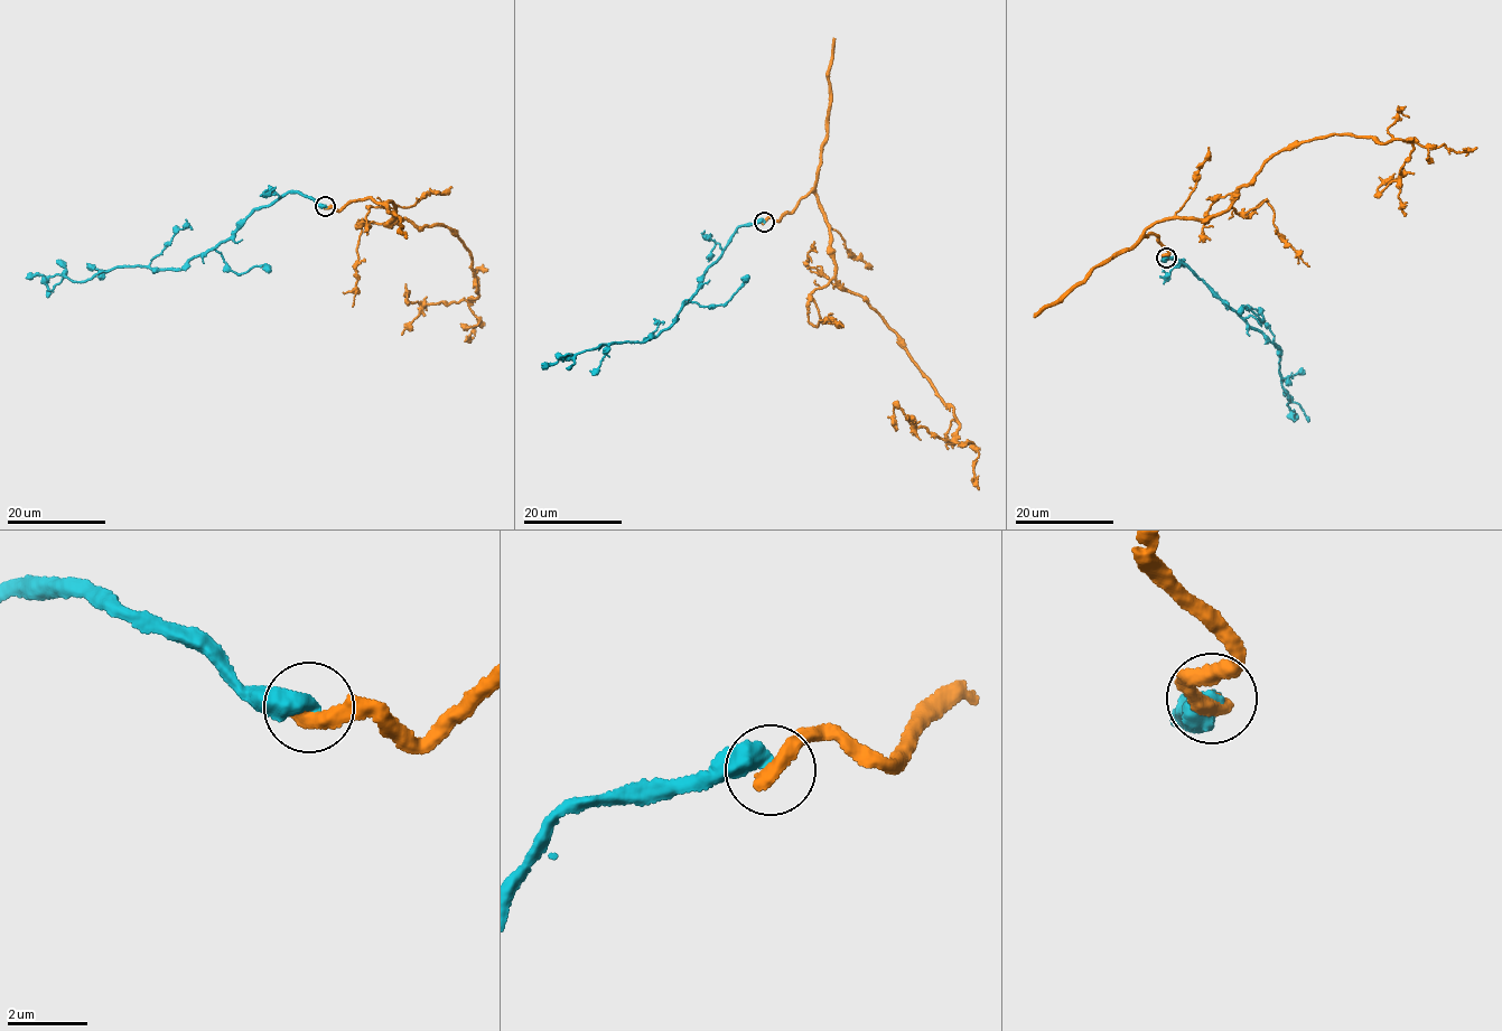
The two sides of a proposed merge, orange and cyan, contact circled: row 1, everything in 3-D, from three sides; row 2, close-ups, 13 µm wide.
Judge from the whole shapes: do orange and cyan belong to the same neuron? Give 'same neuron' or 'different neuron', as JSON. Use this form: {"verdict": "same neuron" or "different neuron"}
{"verdict": "different neuron"}

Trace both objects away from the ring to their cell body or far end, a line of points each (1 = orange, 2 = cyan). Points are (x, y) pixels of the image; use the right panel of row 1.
1: (1165, 258), (1145, 231), (1207, 221), (1270, 158), (1306, 141), (1412, 142), (1397, 178), (1377, 190), (1395, 172)
2: (1165, 258), (1162, 261), (1175, 259), (1187, 264), (1279, 349), (1278, 369), (1294, 421)

